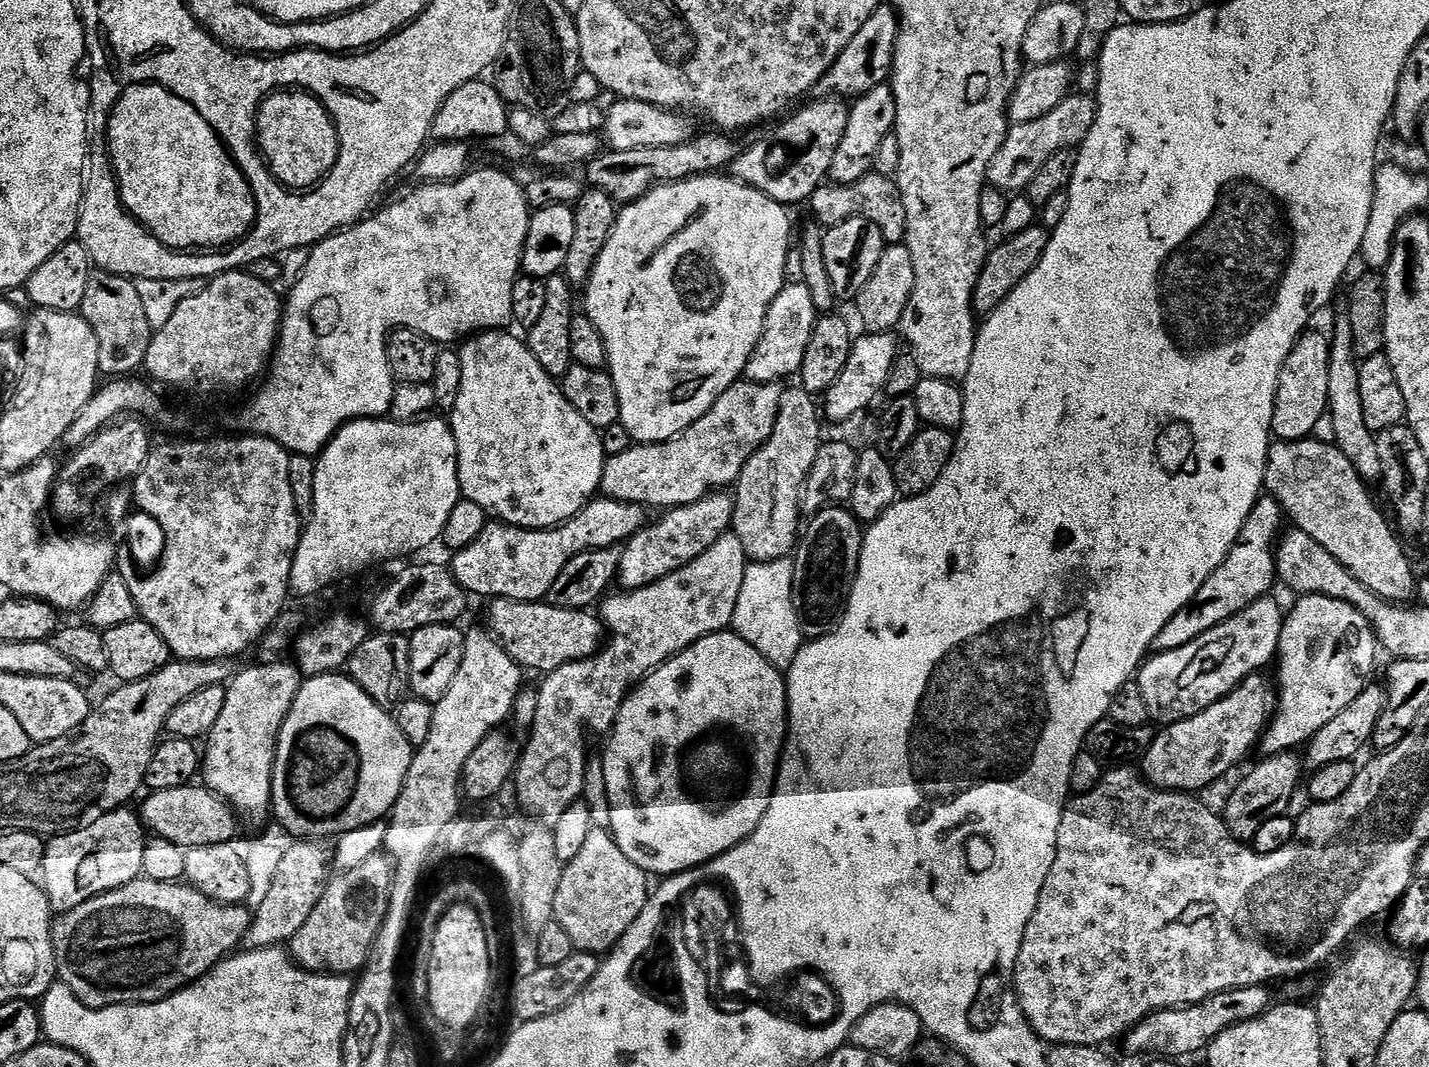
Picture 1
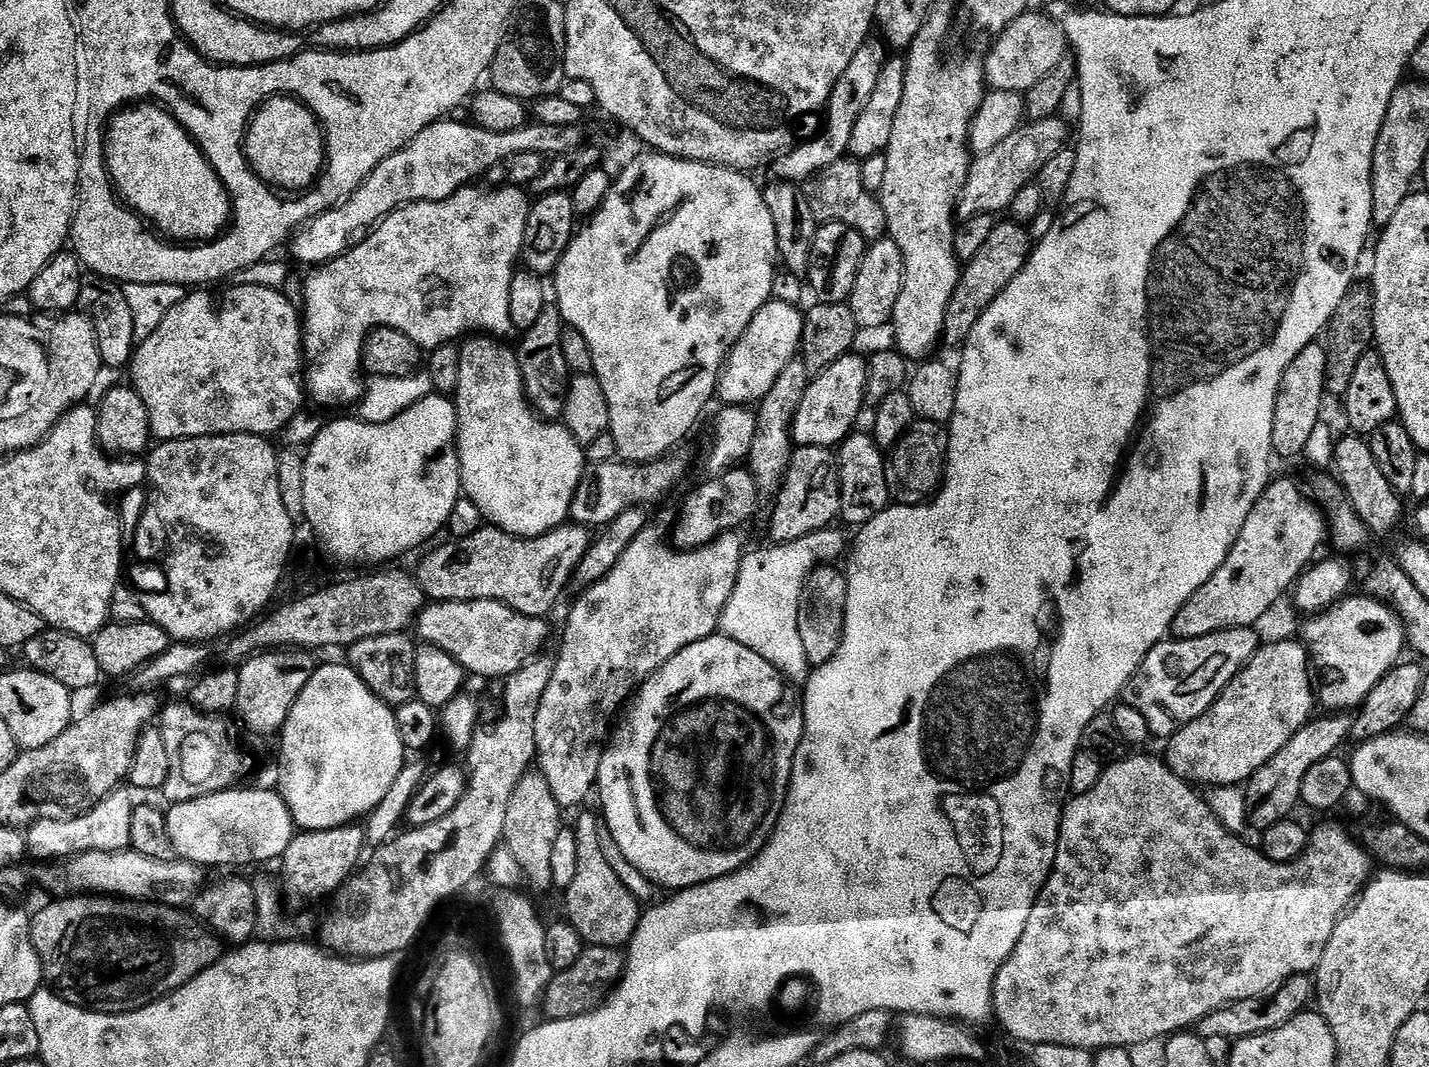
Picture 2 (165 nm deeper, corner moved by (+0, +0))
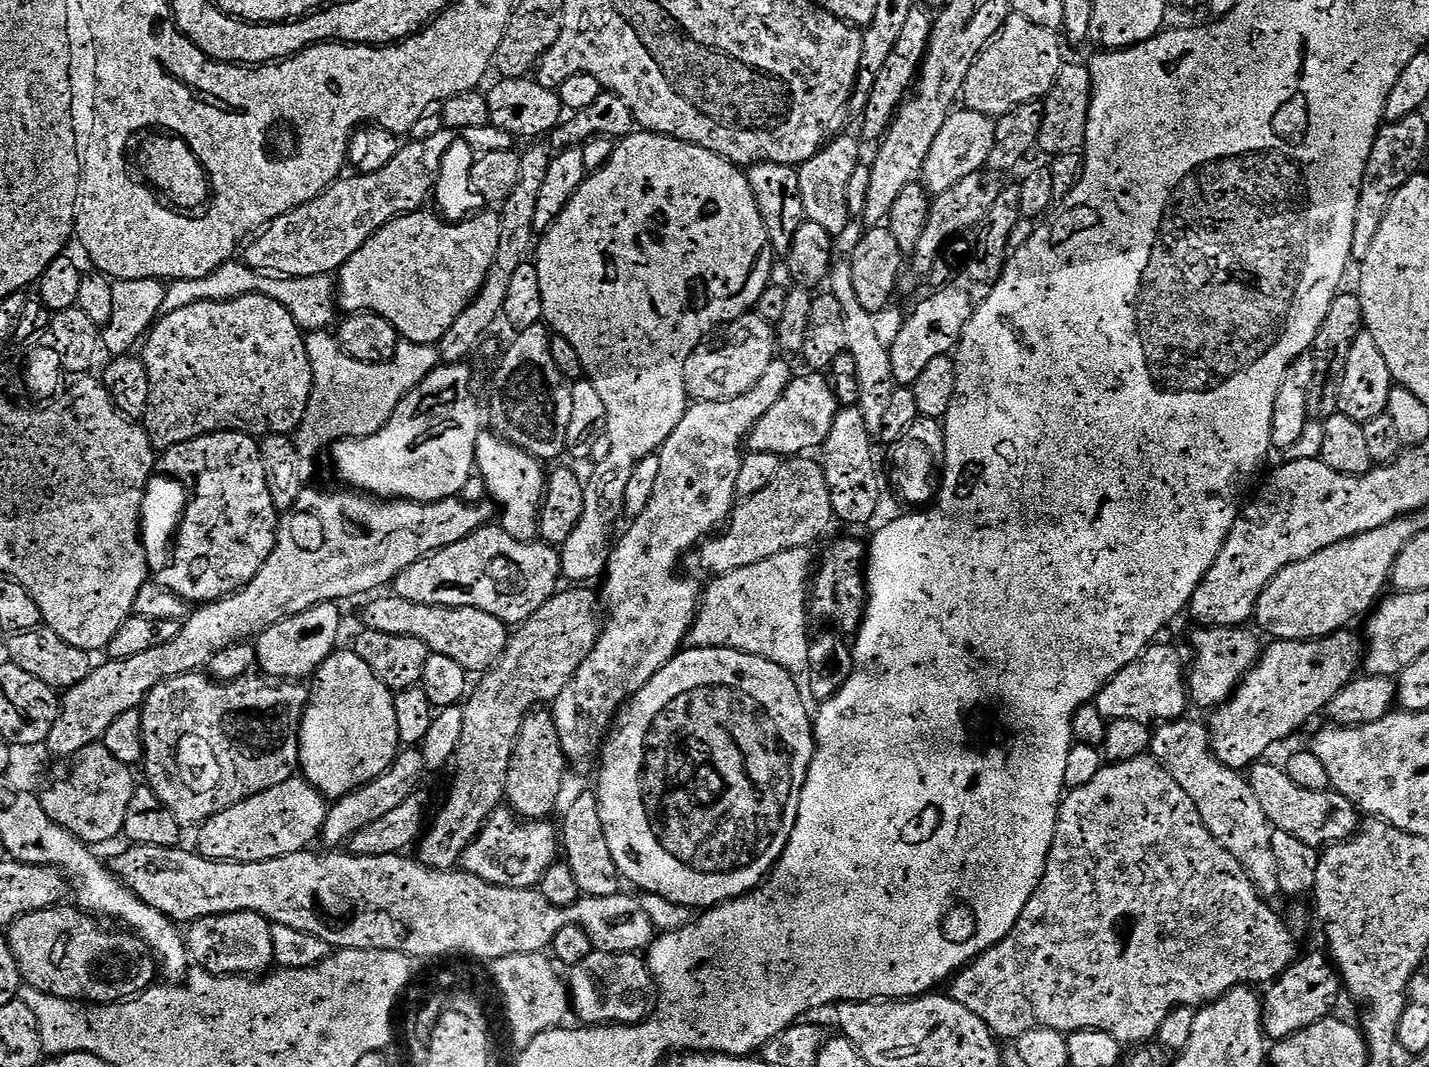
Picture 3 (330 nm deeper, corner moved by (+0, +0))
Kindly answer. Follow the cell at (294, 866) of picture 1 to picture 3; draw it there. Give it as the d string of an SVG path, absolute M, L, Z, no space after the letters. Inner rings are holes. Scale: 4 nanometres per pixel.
M416 746L405 747L377 780L370 780L367 784L360 785L348 795L339 797L329 807L318 837L319 843L324 843L328 847L325 849L328 850L343 849L340 847L343 844L345 847L351 841L354 833L366 830L366 826L370 826L370 822L378 822L378 818L382 818L382 814L390 814L390 810L402 806L402 802L406 802L406 798L417 791L419 784L416 783L420 780L420 772L424 771L423 751Z

